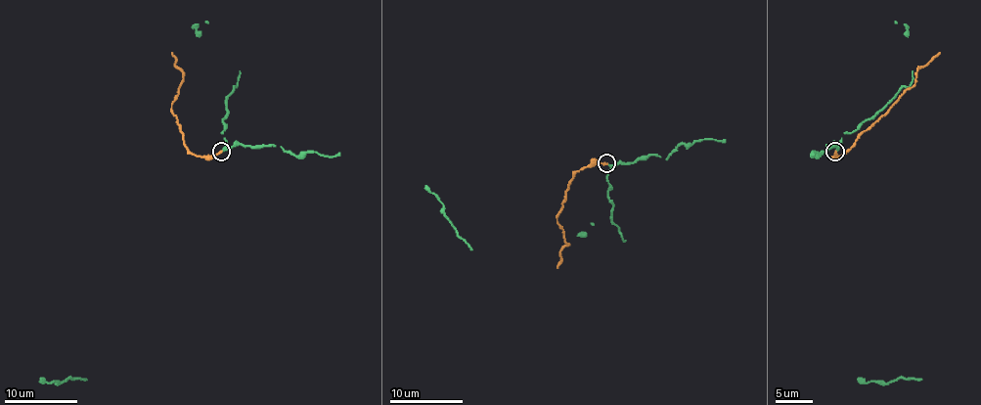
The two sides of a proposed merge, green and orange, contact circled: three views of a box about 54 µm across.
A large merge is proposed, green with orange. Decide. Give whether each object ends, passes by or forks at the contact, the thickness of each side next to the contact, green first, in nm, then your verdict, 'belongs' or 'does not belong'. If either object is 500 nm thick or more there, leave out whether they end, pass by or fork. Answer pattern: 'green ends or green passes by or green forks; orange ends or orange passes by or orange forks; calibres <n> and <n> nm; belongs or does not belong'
green passes by; orange ends; calibres 180 and 180 nm; belongs

